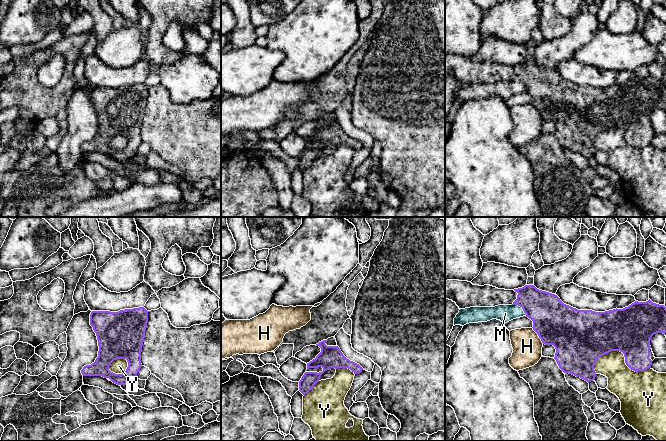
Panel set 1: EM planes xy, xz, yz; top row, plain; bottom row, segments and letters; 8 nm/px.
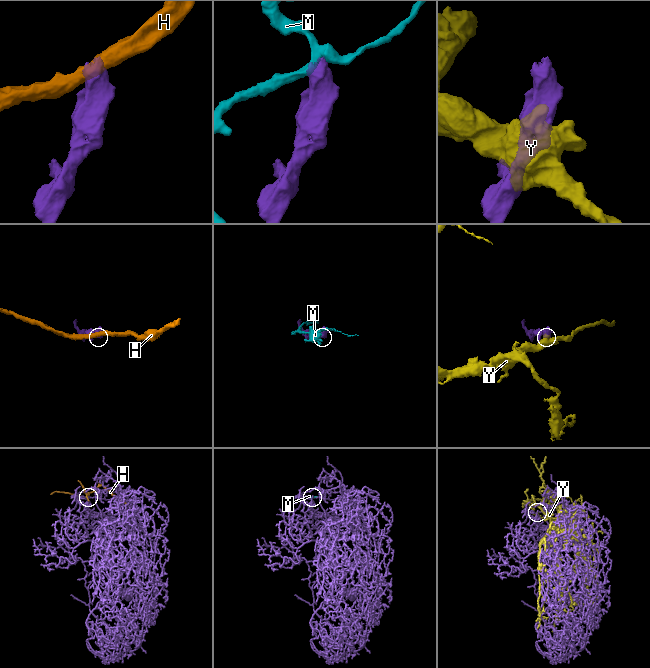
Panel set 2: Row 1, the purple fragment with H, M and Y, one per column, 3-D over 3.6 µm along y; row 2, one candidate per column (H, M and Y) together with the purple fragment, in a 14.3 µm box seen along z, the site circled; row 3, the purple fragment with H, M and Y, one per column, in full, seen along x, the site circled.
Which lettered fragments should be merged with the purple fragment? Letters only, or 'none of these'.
none of these

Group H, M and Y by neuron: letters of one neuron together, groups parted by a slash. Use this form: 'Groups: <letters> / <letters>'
Groups: H / M / Y

